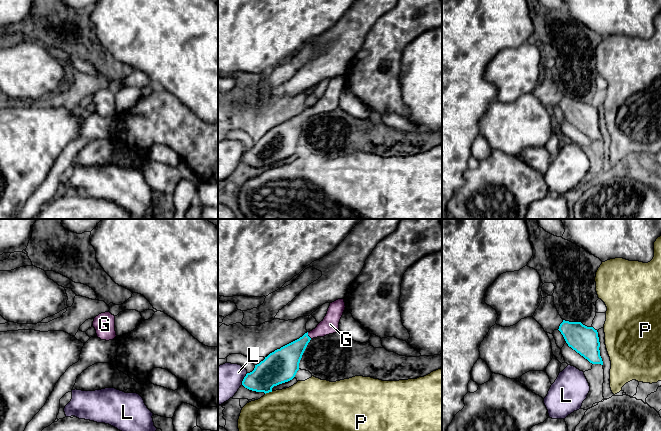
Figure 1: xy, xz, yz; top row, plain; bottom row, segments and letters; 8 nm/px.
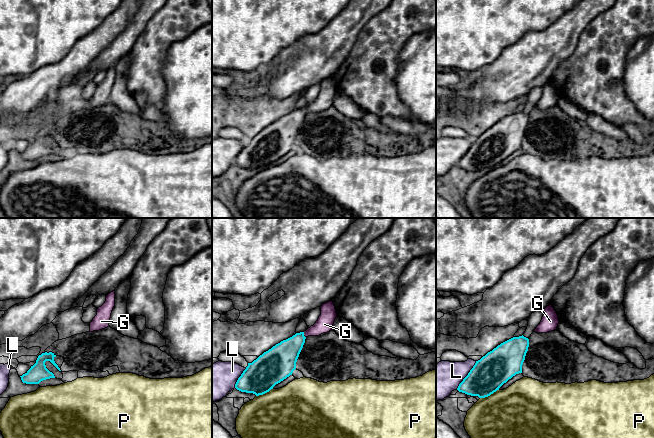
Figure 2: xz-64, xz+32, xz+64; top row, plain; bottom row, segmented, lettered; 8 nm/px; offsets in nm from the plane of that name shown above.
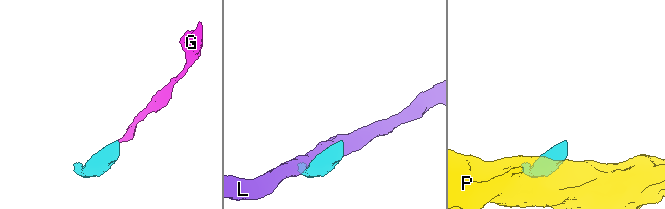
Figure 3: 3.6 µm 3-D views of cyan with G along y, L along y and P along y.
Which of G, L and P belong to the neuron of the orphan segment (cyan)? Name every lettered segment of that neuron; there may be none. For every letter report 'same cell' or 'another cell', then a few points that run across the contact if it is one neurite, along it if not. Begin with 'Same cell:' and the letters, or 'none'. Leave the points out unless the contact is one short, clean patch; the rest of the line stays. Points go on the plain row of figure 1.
Same cell: G
G: same cell | xz (287, 134), (307, 111), (318, 108), (330, 100)
L: another cell
P: another cell

